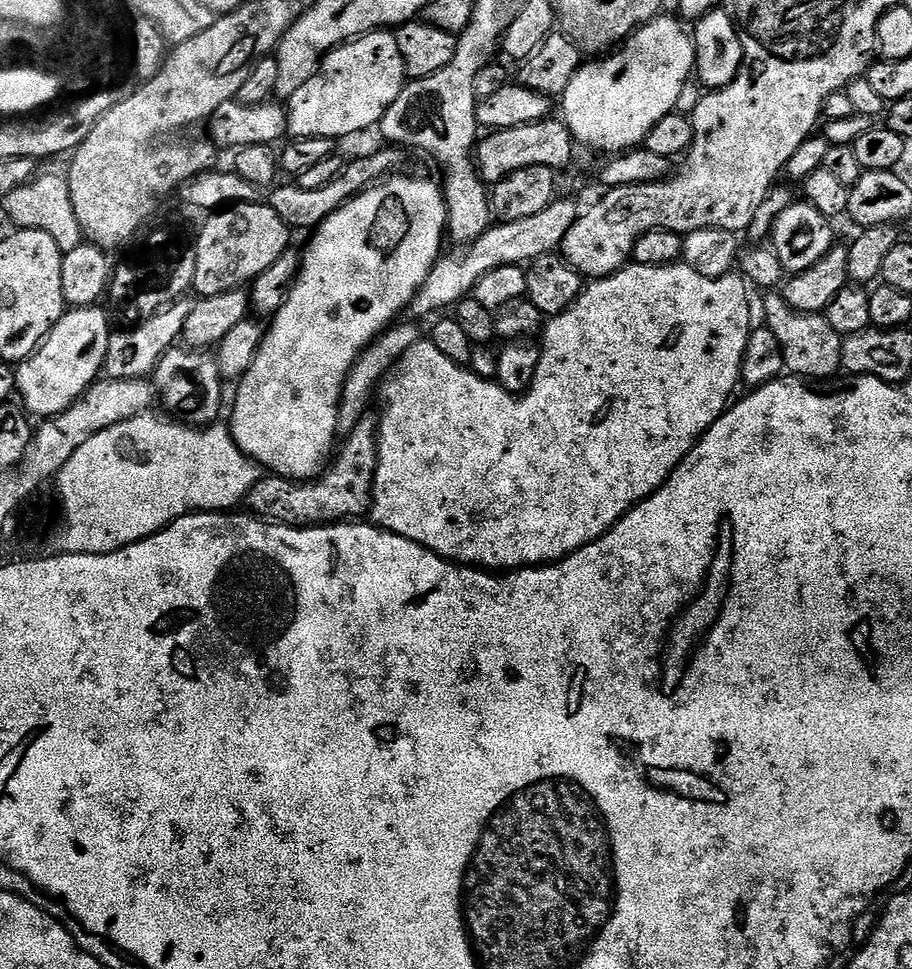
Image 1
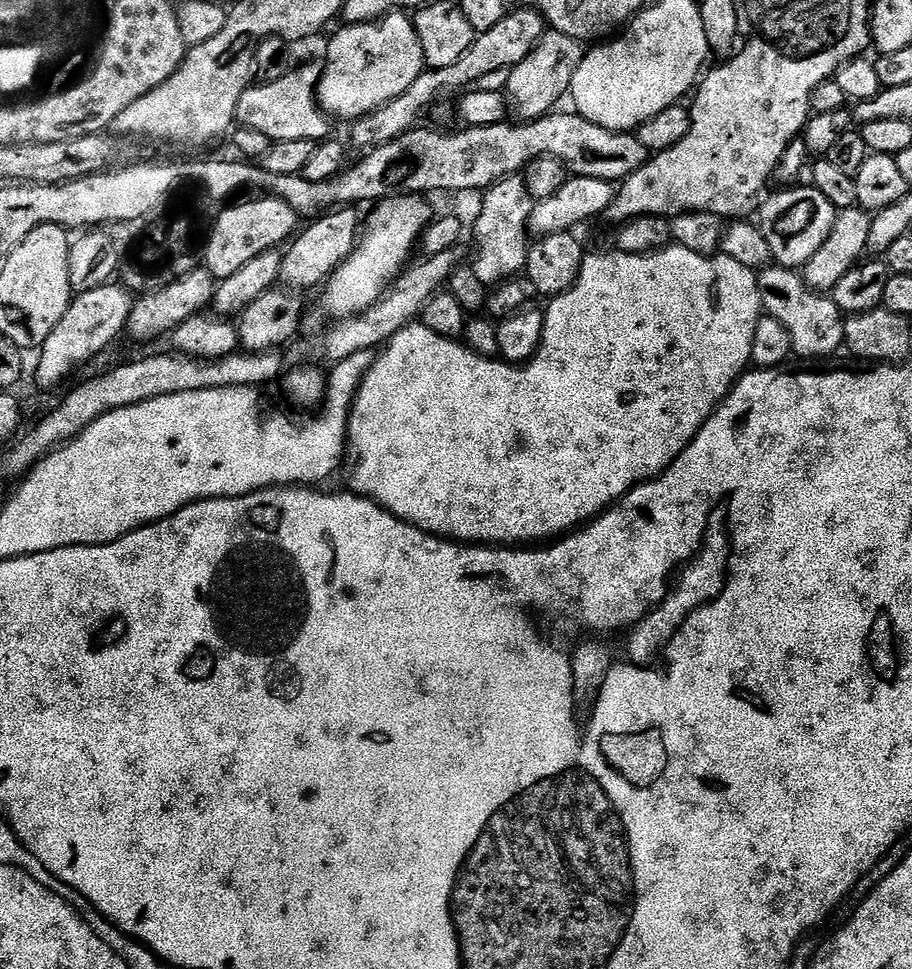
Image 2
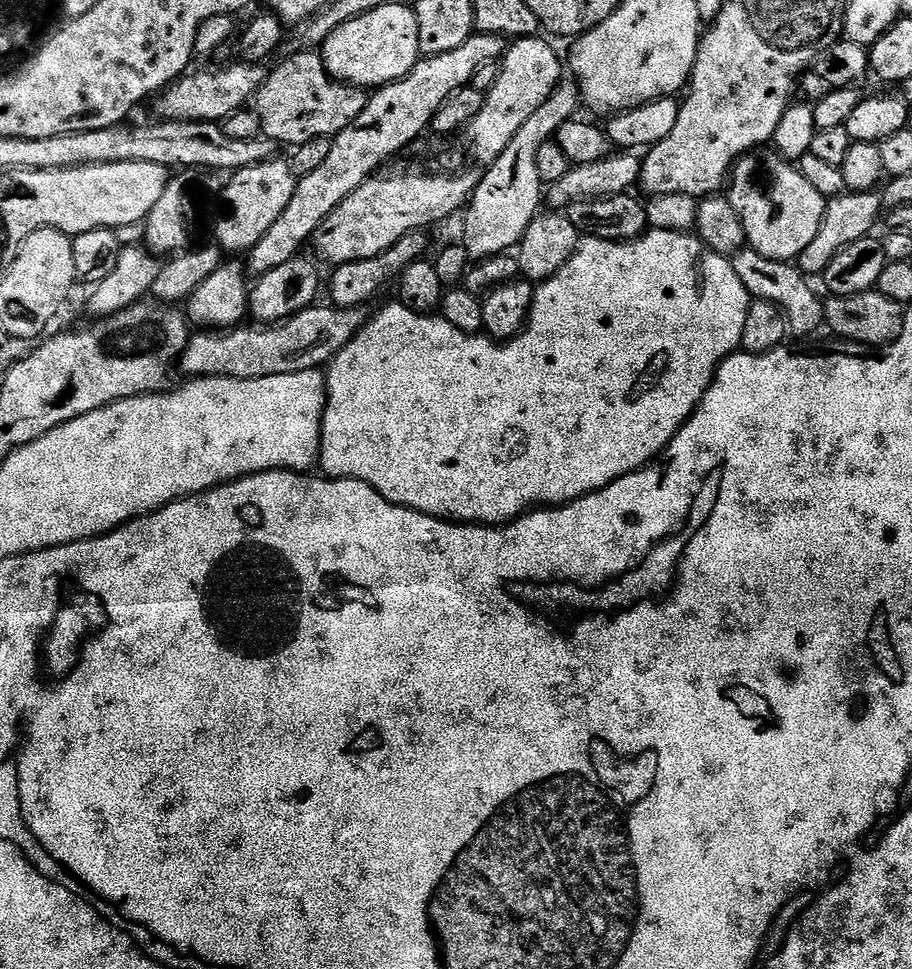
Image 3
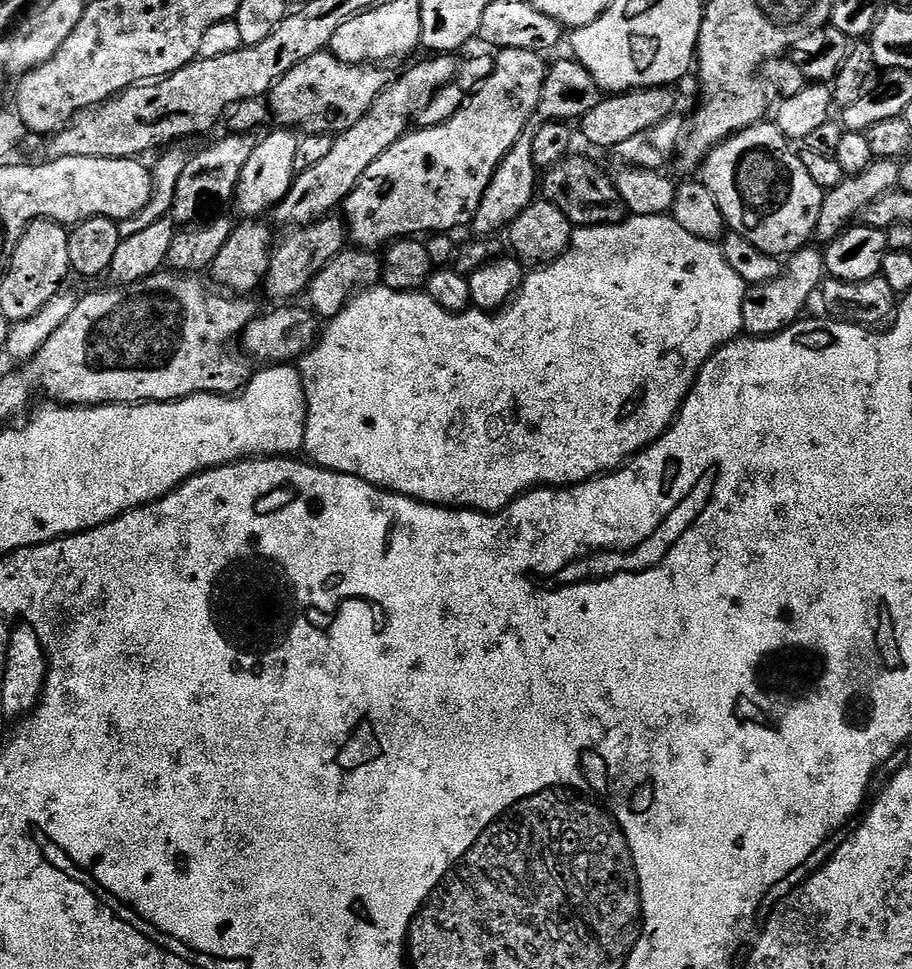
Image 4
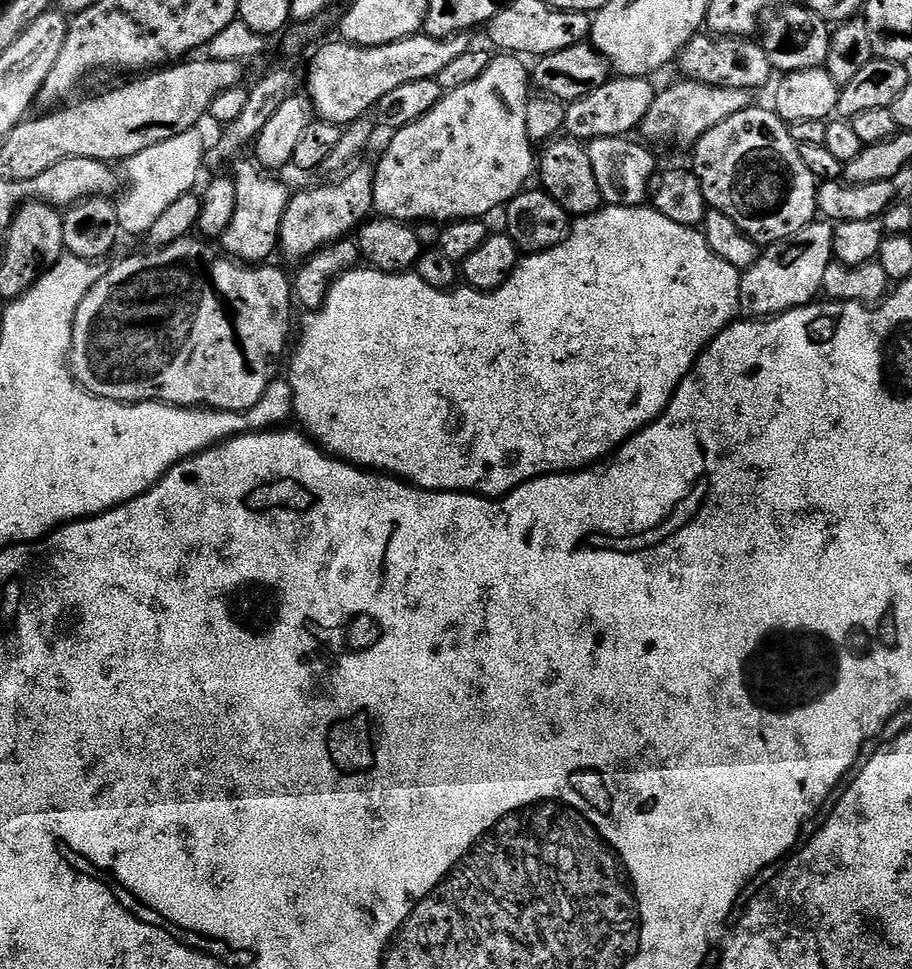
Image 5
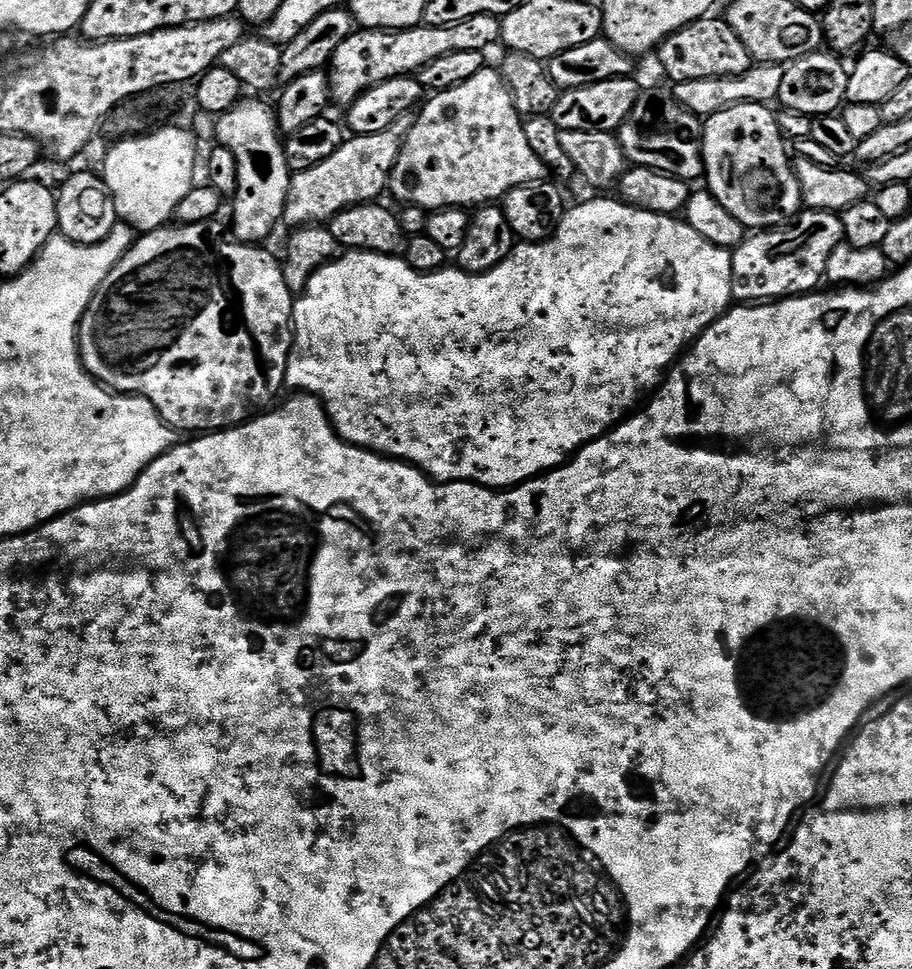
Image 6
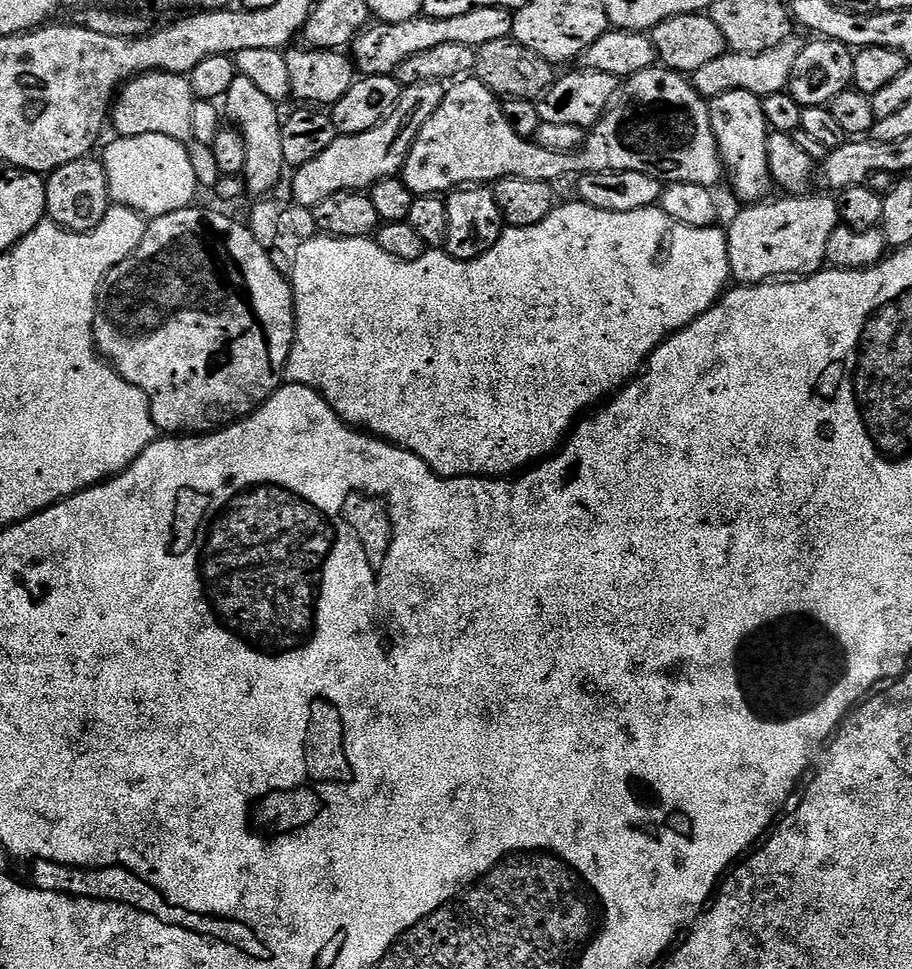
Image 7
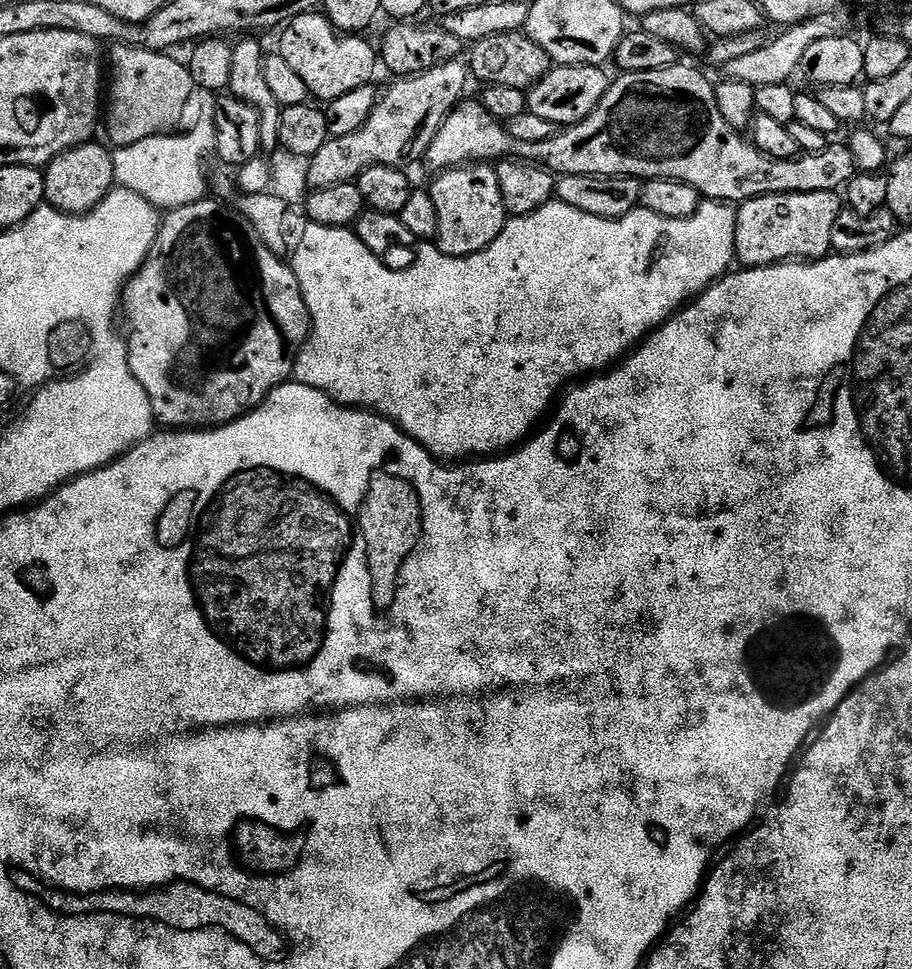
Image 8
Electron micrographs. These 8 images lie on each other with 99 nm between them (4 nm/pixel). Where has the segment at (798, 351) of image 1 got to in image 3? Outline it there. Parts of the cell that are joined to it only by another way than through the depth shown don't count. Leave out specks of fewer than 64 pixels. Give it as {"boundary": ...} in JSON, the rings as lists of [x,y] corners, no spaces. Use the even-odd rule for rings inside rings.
{"boundary":[[[747,246],[731,257],[734,274],[742,278],[742,286],[746,286],[749,297],[757,300],[768,300],[776,305],[788,322],[789,333],[795,336],[808,336],[816,332],[824,324],[824,300],[816,297],[809,281],[795,263],[782,260],[771,260]]]}

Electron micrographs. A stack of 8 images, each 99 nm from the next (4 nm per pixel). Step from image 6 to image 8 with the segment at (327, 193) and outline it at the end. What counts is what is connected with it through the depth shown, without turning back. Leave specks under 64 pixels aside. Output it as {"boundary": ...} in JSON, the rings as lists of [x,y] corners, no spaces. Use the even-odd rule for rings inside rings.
{"boundary":[[[459,58],[436,63],[417,76],[401,76],[391,82],[393,84],[382,92],[370,118],[366,118],[361,128],[354,130],[354,134],[331,137],[326,146],[310,158],[309,189],[347,184],[376,164],[399,168],[403,160],[423,157],[444,119],[465,99],[464,87],[470,84],[470,69]]]}

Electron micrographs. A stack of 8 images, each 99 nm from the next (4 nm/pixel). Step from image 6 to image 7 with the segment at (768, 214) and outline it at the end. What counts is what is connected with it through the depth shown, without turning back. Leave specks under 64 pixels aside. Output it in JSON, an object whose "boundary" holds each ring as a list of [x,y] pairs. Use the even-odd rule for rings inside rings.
{"boundary":[[[730,90],[708,100],[710,126],[714,126],[714,138],[720,147],[720,161],[724,164],[727,179],[732,179],[736,196],[745,205],[767,201],[774,192],[774,181],[768,161],[770,129],[766,114],[762,114],[761,97],[750,90]]]}

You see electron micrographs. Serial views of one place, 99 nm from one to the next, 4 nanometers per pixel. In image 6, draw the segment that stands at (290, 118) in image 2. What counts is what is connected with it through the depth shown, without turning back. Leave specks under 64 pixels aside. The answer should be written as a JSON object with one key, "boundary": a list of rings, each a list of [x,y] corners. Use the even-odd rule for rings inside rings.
{"boundary":[[[474,14],[474,18],[466,18],[462,22],[454,22],[453,24],[447,24],[446,26],[438,26],[437,28],[432,24],[419,23],[414,28],[401,28],[399,30],[381,30],[378,28],[360,28],[357,31],[351,32],[346,38],[346,42],[342,42],[342,46],[338,46],[338,50],[334,50],[332,59],[330,61],[330,71],[328,72],[328,87],[330,89],[330,100],[333,105],[341,104],[341,109],[347,110],[350,105],[366,91],[367,88],[373,88],[378,86],[382,82],[386,82],[390,78],[398,78],[399,76],[411,76],[424,68],[428,63],[434,62],[435,59],[445,58],[446,55],[456,54],[459,51],[480,51],[487,53],[488,48],[492,48],[495,44],[501,43],[500,38],[500,22],[501,17],[491,16],[490,14]]]}

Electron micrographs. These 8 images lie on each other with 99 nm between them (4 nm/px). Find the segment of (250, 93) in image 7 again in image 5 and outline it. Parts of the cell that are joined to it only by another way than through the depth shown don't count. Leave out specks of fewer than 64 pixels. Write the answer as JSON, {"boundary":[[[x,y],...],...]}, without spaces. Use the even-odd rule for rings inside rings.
{"boundary":[[[241,159],[235,168],[234,179],[238,190],[238,206],[234,206],[234,218],[230,218],[230,226],[226,226],[224,235],[219,237],[218,244],[223,255],[245,266],[260,266],[271,261],[268,259],[272,255],[274,257],[277,255],[282,214],[286,214],[290,188],[279,184],[272,177],[275,175],[261,168],[255,159]]]}

